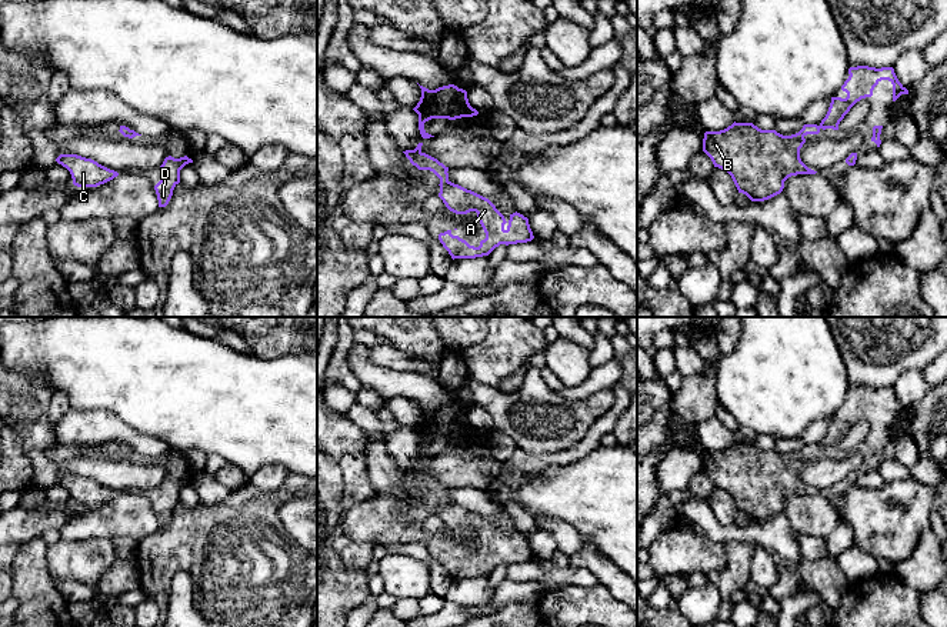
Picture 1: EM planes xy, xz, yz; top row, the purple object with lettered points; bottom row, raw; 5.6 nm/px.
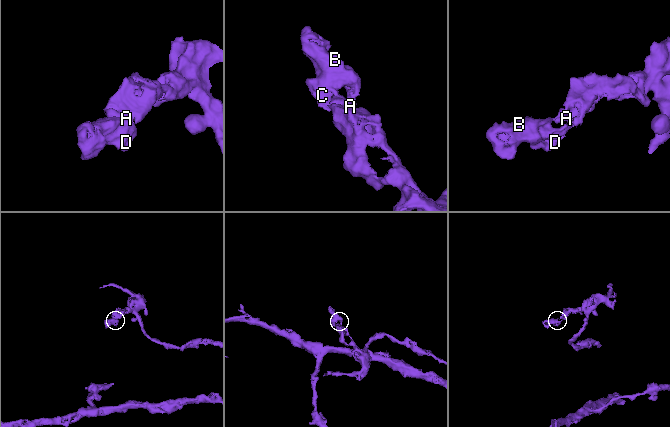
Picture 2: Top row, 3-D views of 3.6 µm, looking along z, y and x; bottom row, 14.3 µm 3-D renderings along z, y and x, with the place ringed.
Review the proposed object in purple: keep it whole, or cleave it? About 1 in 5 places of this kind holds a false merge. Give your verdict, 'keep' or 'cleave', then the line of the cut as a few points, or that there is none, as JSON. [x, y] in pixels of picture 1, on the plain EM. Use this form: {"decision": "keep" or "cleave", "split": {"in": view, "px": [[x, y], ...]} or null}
{"decision": "keep", "split": null}

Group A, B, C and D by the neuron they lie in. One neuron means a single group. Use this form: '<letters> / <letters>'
A B C D

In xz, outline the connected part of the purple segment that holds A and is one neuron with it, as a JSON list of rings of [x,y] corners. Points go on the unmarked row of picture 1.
[[[419,463],[414,470],[403,473],[419,490],[430,490],[440,498],[439,517],[450,531],[456,534],[476,531],[477,540],[486,553],[486,558],[480,561],[478,567],[470,566],[459,556],[453,556],[451,550],[440,553],[439,560],[453,580],[488,576],[500,564],[527,563],[534,558],[527,537],[516,531],[510,534],[507,541],[488,518],[451,503],[447,493],[449,487],[423,473],[421,466],[423,463]]]

